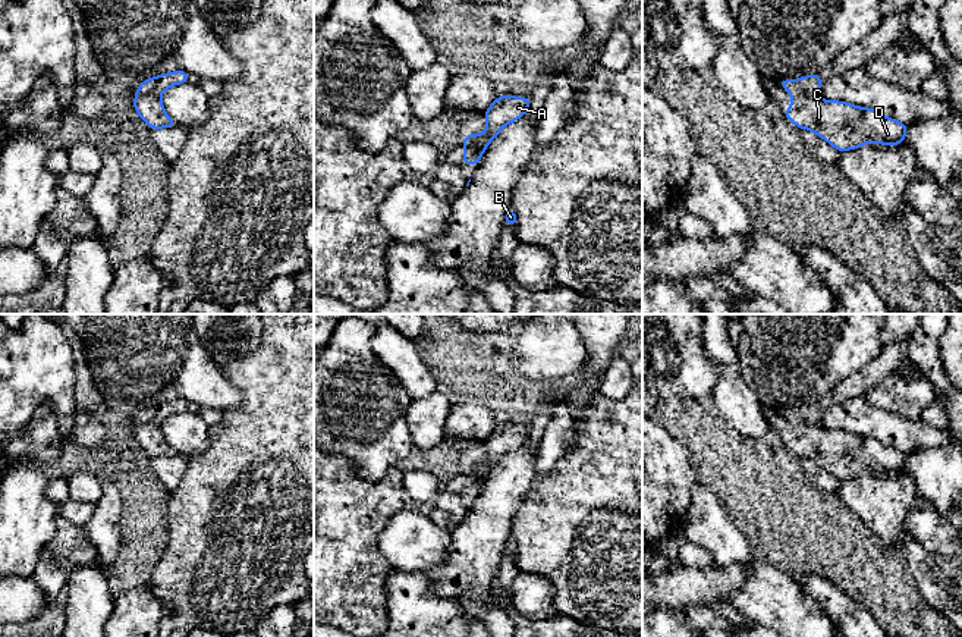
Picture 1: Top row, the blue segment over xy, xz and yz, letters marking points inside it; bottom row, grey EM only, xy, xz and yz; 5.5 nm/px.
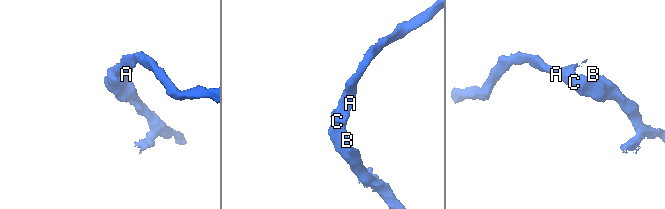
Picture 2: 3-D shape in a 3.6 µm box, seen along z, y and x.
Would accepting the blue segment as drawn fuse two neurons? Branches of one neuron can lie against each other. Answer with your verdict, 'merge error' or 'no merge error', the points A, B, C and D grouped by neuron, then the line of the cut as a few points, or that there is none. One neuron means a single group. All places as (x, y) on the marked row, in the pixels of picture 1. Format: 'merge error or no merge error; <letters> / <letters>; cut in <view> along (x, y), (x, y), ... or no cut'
merge error; A / B C D; cut in yz along (791, 93), (816, 96)

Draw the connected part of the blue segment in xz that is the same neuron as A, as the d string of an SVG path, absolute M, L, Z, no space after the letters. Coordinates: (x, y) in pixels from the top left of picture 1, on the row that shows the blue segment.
M497 95L491 106L484 112L487 117L487 145L509 123L521 119L529 110L529 97Z

